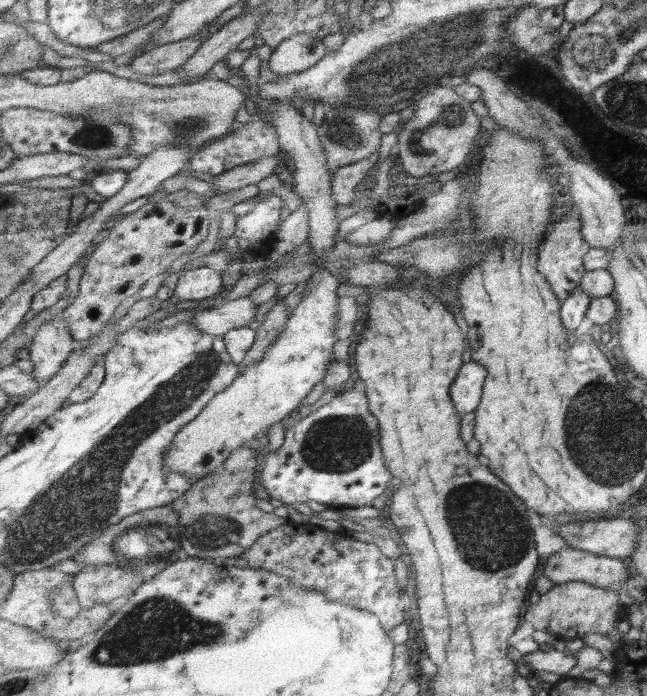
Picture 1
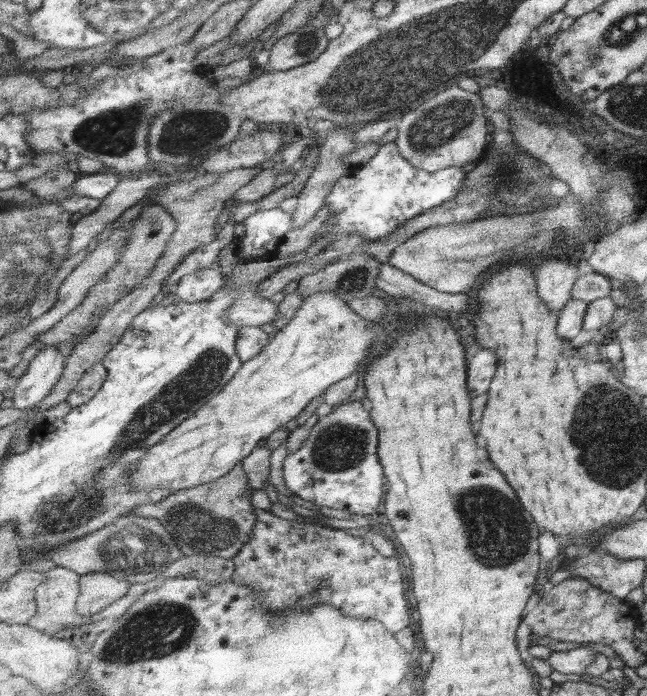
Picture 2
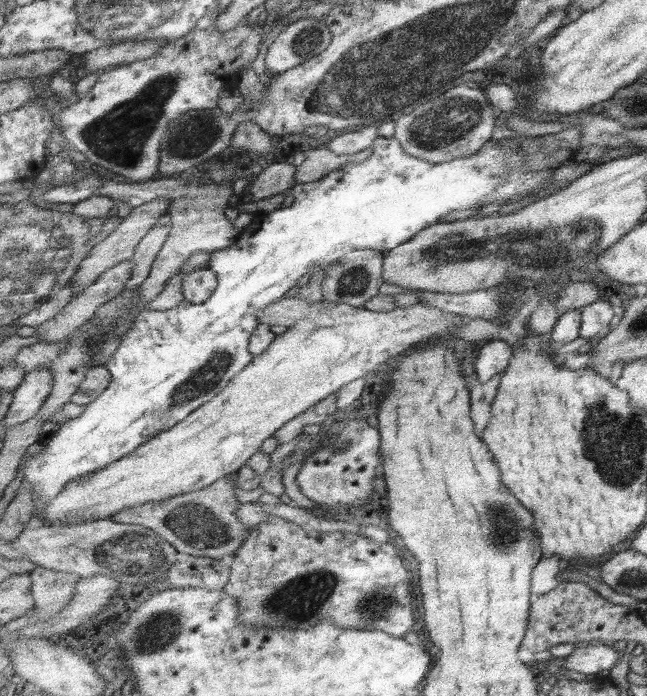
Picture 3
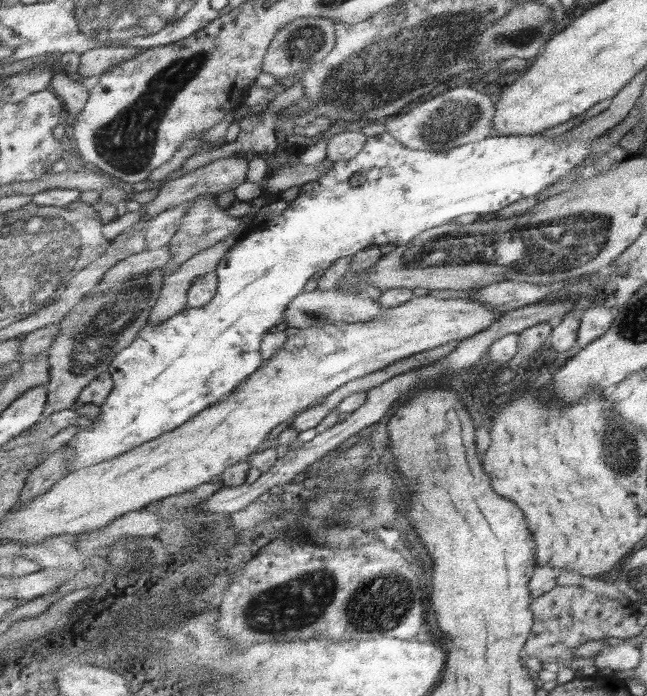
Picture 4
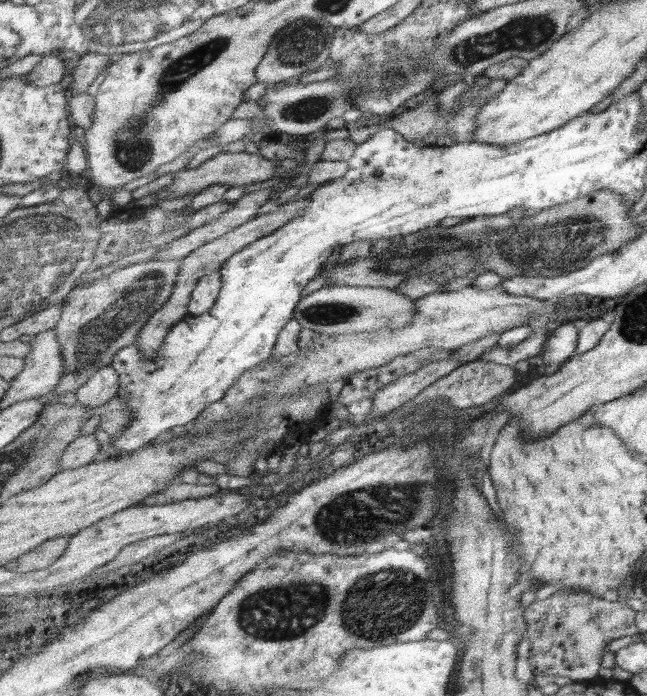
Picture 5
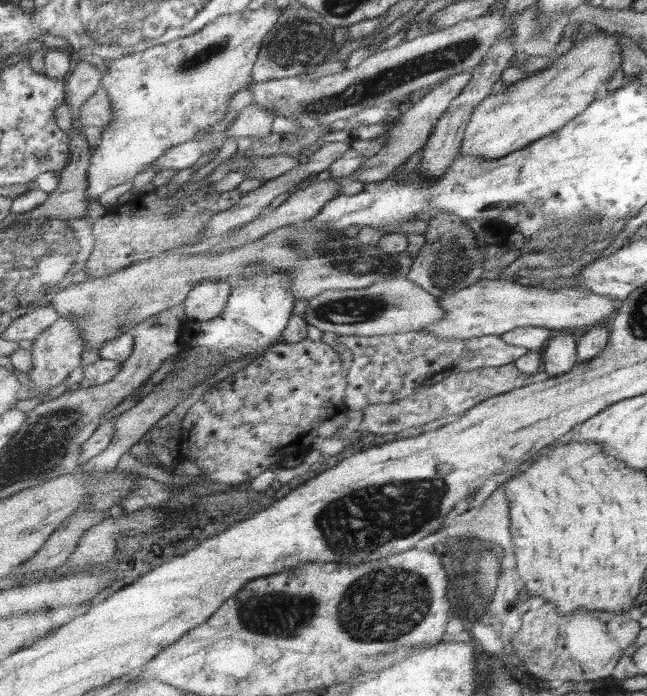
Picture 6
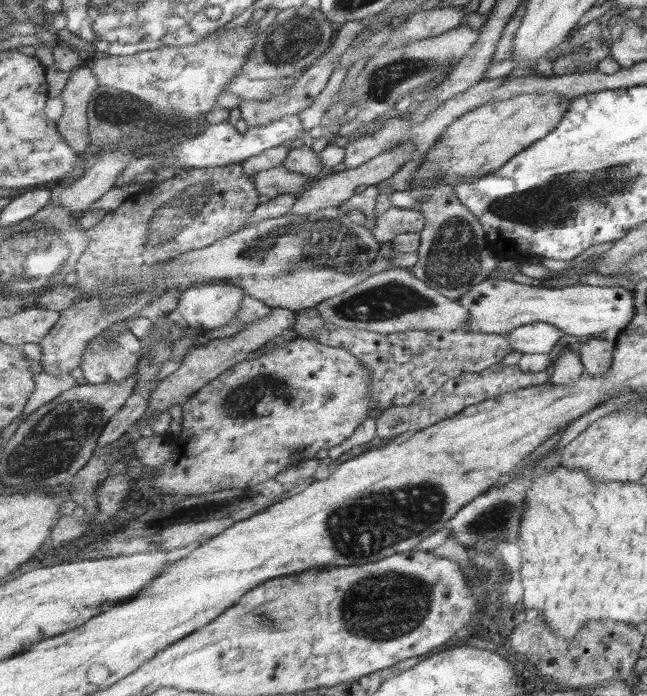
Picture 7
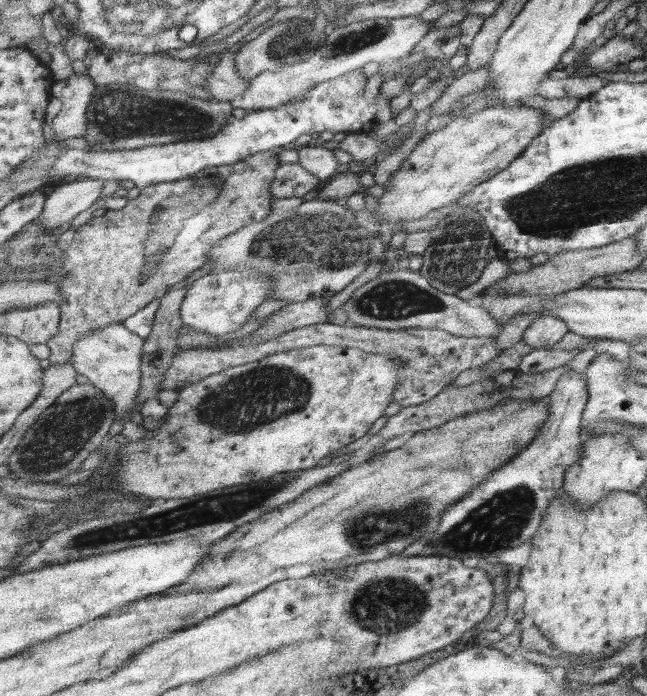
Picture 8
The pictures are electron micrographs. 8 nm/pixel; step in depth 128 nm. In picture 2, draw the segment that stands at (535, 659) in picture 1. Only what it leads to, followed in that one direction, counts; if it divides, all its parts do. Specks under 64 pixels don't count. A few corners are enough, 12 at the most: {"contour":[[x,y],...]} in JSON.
{"contour":[[584,646],[555,651],[547,661],[565,674],[585,674],[597,660]]}

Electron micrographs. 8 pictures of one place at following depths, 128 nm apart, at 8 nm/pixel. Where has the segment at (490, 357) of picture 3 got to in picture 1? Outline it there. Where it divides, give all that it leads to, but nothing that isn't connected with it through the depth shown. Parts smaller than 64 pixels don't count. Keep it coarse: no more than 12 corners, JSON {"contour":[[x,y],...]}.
{"contour":[[465,364],[453,398],[461,412],[481,404],[489,370],[483,364]]}

